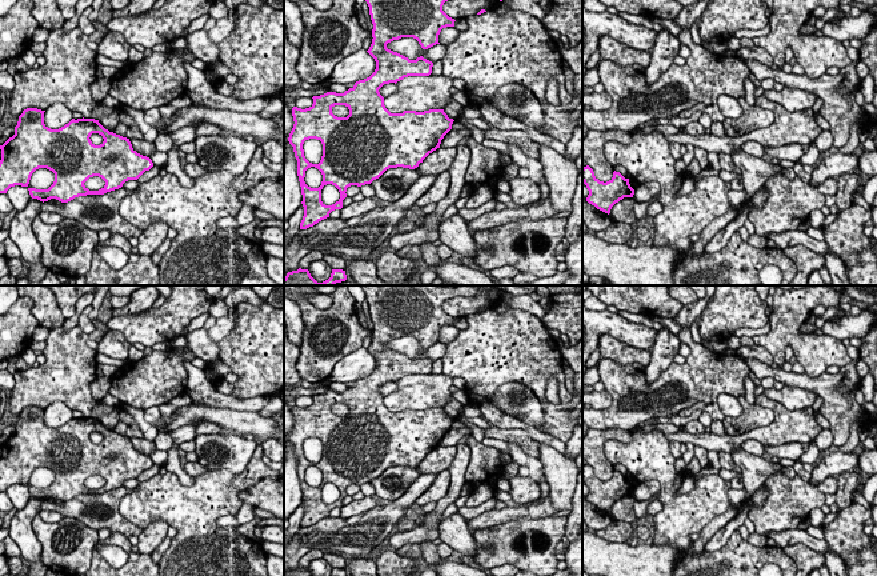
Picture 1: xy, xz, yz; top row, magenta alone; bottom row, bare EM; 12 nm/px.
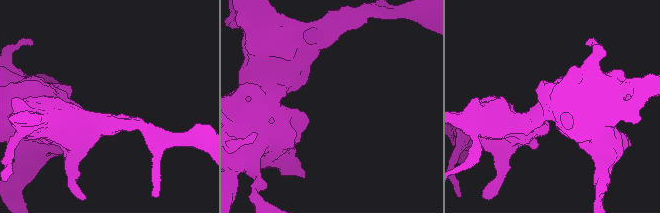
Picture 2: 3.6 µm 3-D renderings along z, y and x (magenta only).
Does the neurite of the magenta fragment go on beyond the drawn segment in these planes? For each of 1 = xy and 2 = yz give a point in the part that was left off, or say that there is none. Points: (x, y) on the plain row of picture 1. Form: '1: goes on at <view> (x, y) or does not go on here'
1: does not go on here
2: does not go on here

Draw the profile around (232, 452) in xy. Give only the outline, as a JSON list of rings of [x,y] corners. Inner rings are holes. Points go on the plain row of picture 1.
[[[239,433],[197,435],[195,439],[197,463],[208,471],[227,469],[241,473],[257,447],[256,440],[247,440]]]

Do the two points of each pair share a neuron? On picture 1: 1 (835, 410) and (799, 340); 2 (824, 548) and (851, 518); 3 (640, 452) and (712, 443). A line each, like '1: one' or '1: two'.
1: two
2: two
3: two

